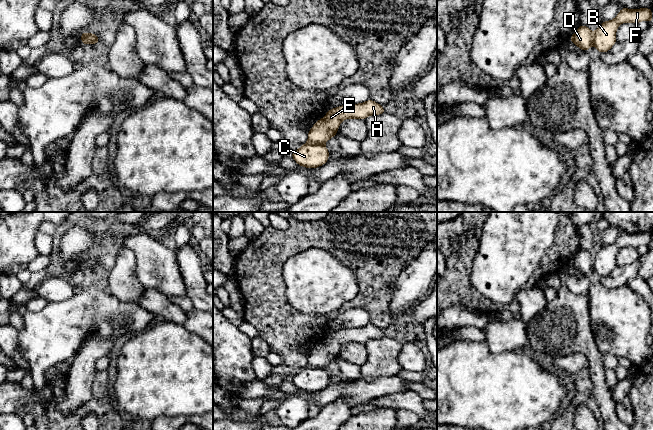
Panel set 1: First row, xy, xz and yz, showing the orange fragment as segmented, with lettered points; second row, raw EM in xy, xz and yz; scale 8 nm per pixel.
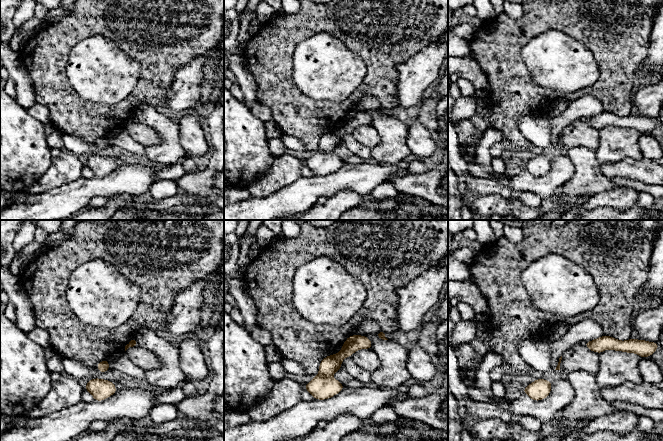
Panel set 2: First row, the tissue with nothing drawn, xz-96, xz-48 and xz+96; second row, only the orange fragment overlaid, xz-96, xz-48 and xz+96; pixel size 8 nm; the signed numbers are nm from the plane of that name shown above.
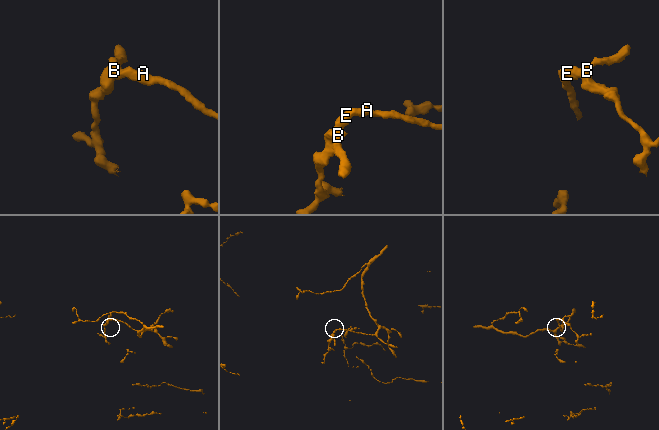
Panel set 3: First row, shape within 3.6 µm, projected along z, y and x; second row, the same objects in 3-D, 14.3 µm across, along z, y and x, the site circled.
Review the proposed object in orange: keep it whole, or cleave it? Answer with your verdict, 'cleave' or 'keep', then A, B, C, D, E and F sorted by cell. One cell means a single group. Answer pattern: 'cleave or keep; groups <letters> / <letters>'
cleave; groups A D E / B C F

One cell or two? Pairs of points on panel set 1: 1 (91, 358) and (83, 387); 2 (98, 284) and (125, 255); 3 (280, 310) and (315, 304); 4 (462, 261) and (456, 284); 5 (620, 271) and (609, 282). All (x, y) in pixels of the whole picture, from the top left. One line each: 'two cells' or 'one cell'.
1: one cell
2: two cells
3: two cells
4: one cell
5: one cell

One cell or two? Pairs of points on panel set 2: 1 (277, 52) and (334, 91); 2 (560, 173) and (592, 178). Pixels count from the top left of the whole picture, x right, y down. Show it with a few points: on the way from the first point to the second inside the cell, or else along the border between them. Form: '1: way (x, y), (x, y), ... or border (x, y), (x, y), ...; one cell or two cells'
1: border (302, 41), (293, 52), (292, 79), (296, 86); two cells
2: border (567, 155), (574, 167), (574, 173), (563, 185); two cells

